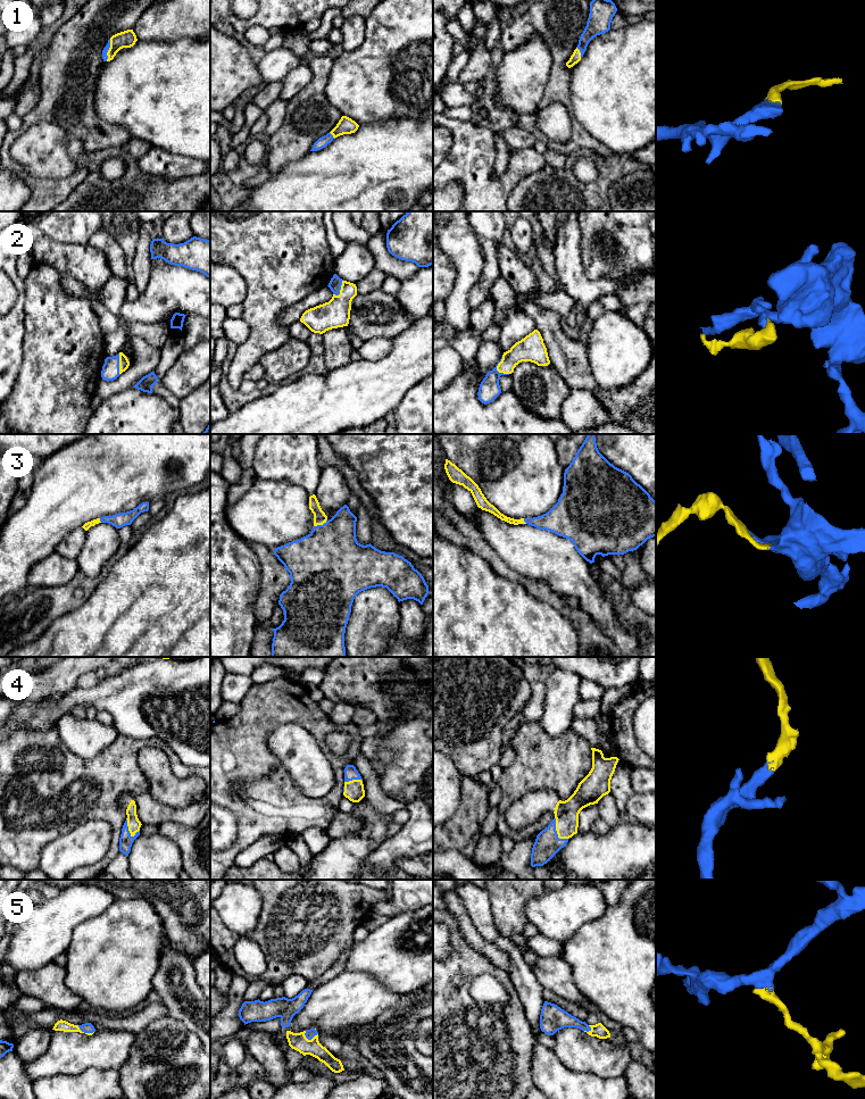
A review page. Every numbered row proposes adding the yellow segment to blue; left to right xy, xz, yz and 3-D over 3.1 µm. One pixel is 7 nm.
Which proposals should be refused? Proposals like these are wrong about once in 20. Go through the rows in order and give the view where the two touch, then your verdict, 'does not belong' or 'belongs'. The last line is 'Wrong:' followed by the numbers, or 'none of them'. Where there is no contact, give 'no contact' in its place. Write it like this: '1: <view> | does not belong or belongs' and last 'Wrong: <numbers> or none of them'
1: xy | belongs
2: yz | belongs
3: xz | belongs
4: yz | belongs
5: xz | belongs
Wrong: none of them

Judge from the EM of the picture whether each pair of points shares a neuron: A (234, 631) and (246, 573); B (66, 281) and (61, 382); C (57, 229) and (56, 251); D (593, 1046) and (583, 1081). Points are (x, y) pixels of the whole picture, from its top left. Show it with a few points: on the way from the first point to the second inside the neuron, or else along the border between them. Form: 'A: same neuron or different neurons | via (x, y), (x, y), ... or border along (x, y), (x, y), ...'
A: same neuron | via (234, 616), (234, 588)
B: different neurons | border along (59, 274), (67, 293), (90, 302)
C: different neurons | border along (43, 234), (55, 241), (82, 244)
D: different neurons | border along (560, 1062), (570, 1070), (592, 1072), (612, 1079)

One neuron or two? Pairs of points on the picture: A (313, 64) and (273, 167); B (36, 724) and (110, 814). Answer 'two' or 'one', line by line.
A: one
B: two

